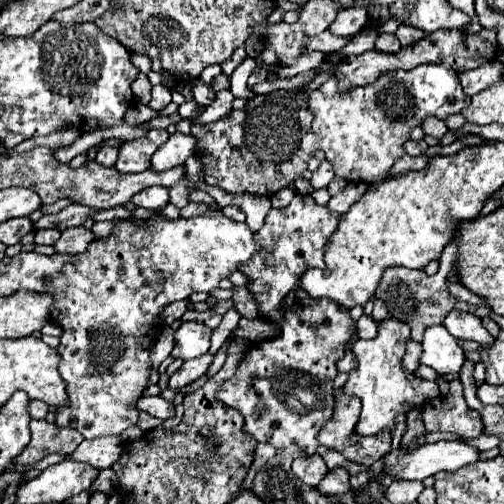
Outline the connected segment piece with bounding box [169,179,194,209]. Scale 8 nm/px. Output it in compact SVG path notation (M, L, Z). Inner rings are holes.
M184 179L178 187L174 185L174 187L170 188L169 202L174 203L178 209L184 208L188 205L188 191L190 191L190 189L194 189L194 187L190 187L188 179Z

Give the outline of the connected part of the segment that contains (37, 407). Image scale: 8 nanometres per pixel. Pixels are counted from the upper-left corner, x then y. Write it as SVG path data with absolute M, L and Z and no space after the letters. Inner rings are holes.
M30 401L28 413L32 419L46 419L48 415L48 405L44 401Z

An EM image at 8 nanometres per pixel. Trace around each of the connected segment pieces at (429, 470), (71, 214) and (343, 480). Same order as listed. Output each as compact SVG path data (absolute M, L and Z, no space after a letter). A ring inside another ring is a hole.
M464 441L424 443L410 453L392 451L384 459L384 469L400 479L426 479L438 471L458 471L480 459L480 451Z
M74 203L74 205L68 205L64 211L56 213L56 215L44 215L44 217L40 217L34 223L34 227L36 229L58 229L58 231L64 231L68 227L84 225L84 221L90 219L94 213L96 213L94 207L86 207L86 205Z
M338 467L338 469L332 469L328 471L328 475L318 483L318 491L322 495L342 495L342 493L348 493L352 487L350 487L350 475L346 469Z

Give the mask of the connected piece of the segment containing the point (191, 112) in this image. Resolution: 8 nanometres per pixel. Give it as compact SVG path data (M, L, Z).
M195 101L185 102L178 108L178 113L185 119L196 118L202 112L199 105Z

